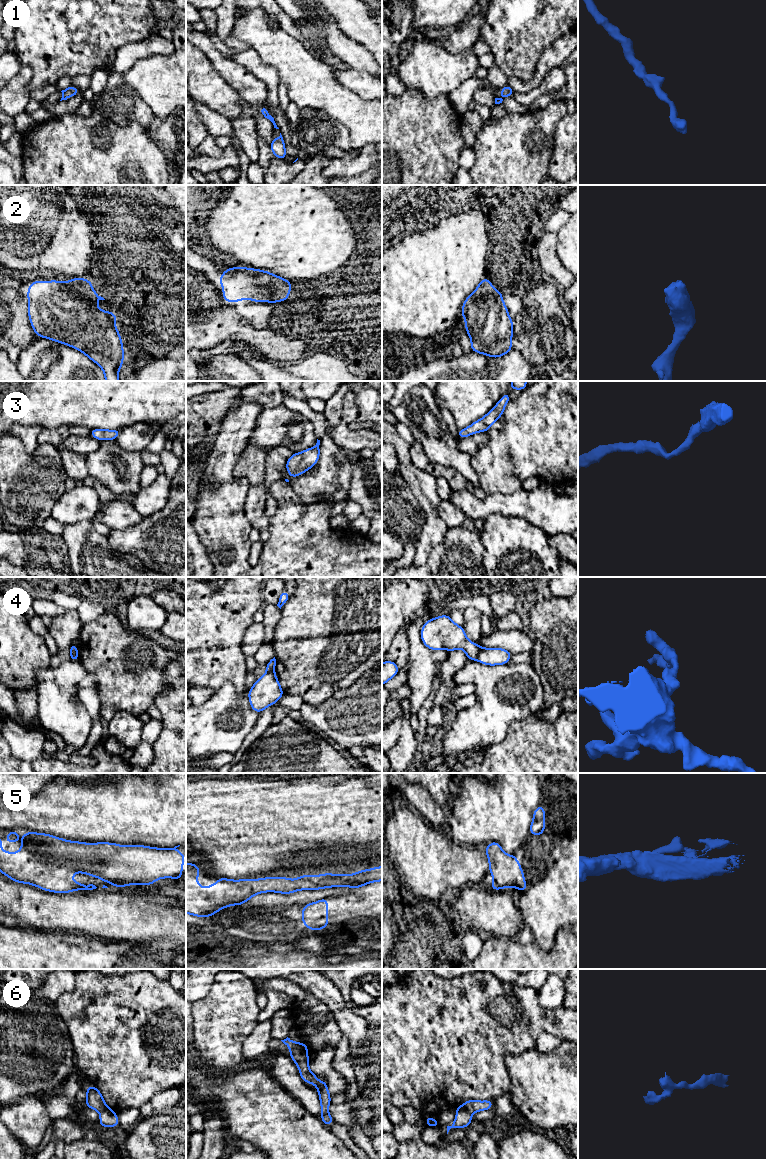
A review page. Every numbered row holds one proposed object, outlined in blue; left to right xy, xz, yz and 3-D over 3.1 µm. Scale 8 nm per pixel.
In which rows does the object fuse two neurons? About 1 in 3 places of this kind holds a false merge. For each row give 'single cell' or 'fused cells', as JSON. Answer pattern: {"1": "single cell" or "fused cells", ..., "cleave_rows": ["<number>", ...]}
{"1": "single cell", "2": "single cell", "3": "single cell", "4": "fused cells", "5": "single cell", "6": "fused cells", "cleave_rows": ["4", "6"]}

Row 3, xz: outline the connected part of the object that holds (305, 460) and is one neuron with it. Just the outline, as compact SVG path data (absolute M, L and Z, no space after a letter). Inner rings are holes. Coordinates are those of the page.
M320 440L313 448L294 453L286 462L286 468L290 477L298 477L305 471L311 469L319 460Z

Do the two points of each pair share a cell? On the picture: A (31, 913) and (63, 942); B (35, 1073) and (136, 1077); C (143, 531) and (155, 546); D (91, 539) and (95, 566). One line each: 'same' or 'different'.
A: different
B: different
C: same
D: same

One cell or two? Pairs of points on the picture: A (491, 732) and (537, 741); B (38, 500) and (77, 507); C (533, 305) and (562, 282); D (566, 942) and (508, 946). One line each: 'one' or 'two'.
A: two
B: two
C: two
D: one

